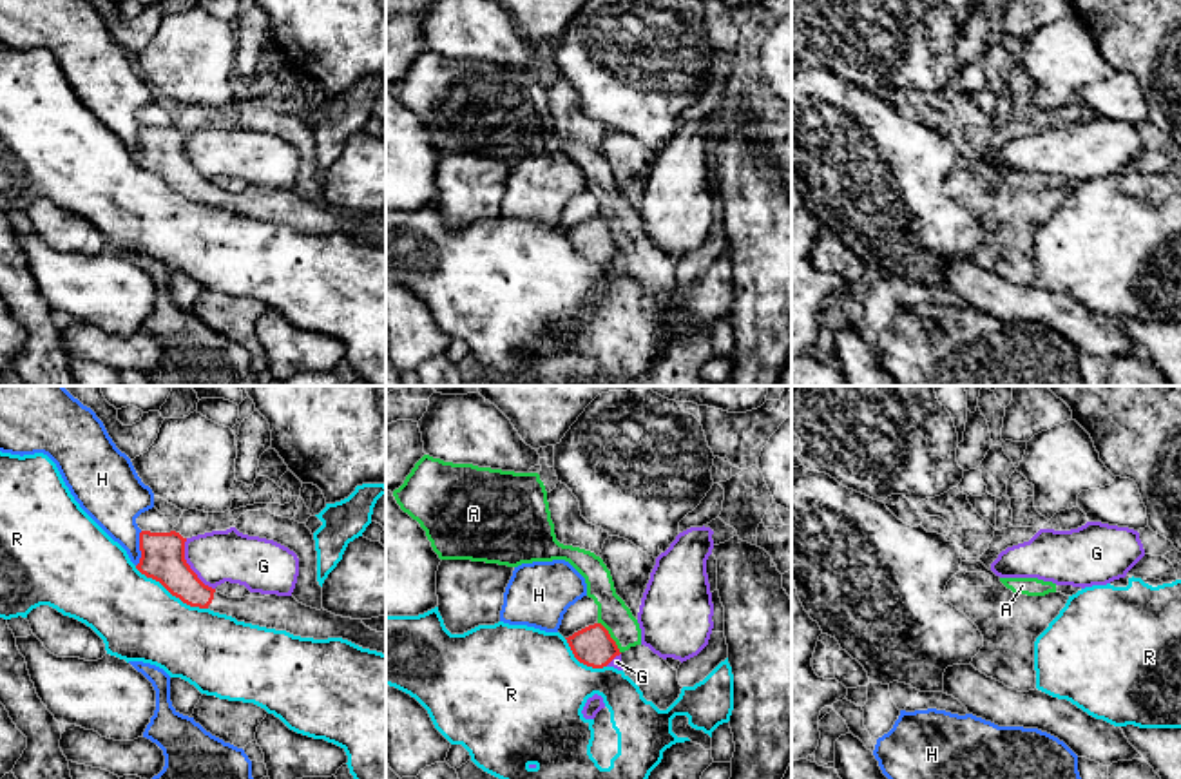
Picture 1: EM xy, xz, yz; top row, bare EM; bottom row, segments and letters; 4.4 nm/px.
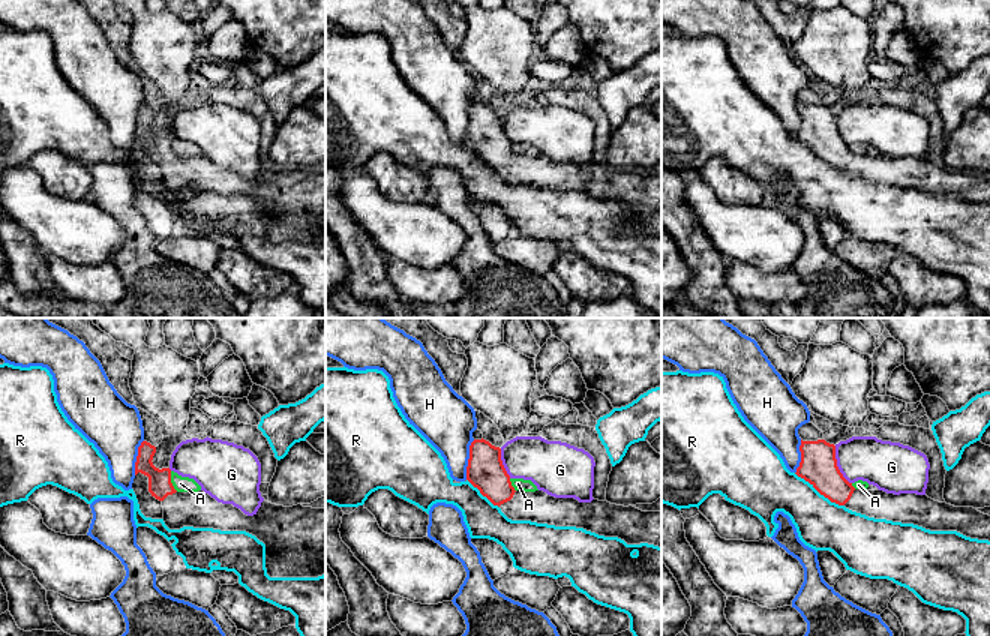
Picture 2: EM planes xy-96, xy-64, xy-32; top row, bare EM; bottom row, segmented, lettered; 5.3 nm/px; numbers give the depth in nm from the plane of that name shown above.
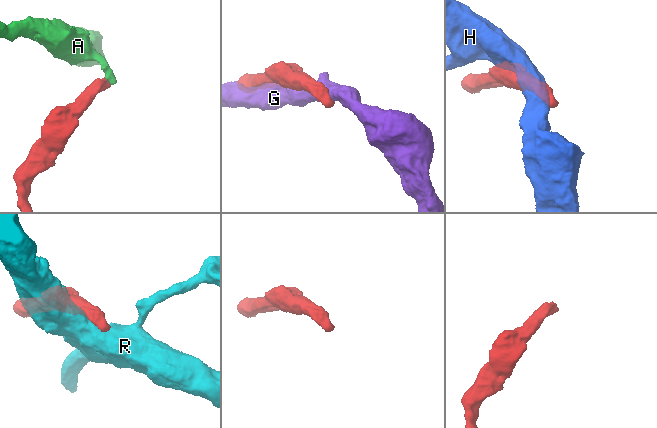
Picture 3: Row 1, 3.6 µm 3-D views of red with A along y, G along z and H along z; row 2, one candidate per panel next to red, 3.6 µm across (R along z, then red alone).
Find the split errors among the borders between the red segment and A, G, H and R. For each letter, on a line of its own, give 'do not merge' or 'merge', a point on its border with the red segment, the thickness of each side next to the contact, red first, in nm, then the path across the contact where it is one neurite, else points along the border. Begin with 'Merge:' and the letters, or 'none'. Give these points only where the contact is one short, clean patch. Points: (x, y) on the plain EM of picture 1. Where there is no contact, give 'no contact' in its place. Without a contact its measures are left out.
Merge: none
A: do not merge | xz (611, 232) | 180/140 nm | along xz (598, 216), (620, 247)
G: do not merge | xy (189, 160) | 190/240 nm
H: do not merge | xy (140, 144) | 190/240 nm
R: do not merge | xy (171, 187) | 190/360 nm

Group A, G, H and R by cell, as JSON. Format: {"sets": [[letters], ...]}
{"sets": [["A"], ["G"], ["H"], ["R"]]}

